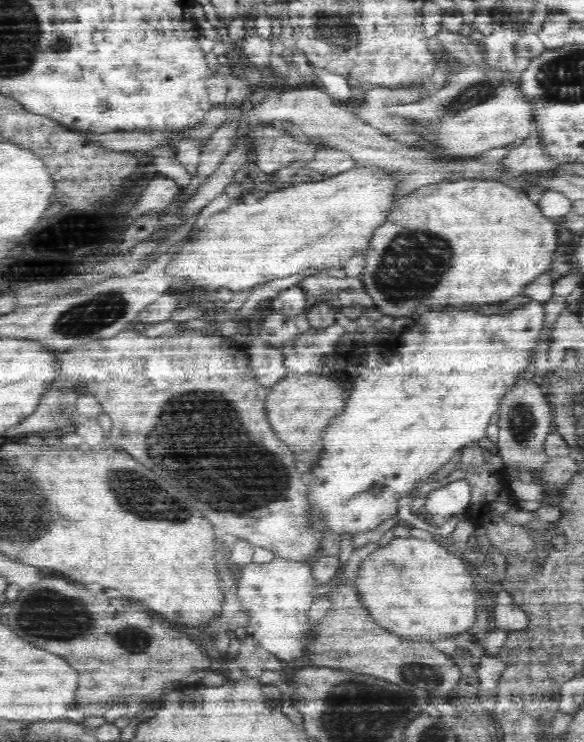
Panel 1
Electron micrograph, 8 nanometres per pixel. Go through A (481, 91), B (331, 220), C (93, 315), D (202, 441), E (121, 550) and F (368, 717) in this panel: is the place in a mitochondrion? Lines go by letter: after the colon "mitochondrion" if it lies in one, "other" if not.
A: mitochondrion
B: other
C: mitochondrion
D: mitochondrion
E: other
F: mitochondrion

